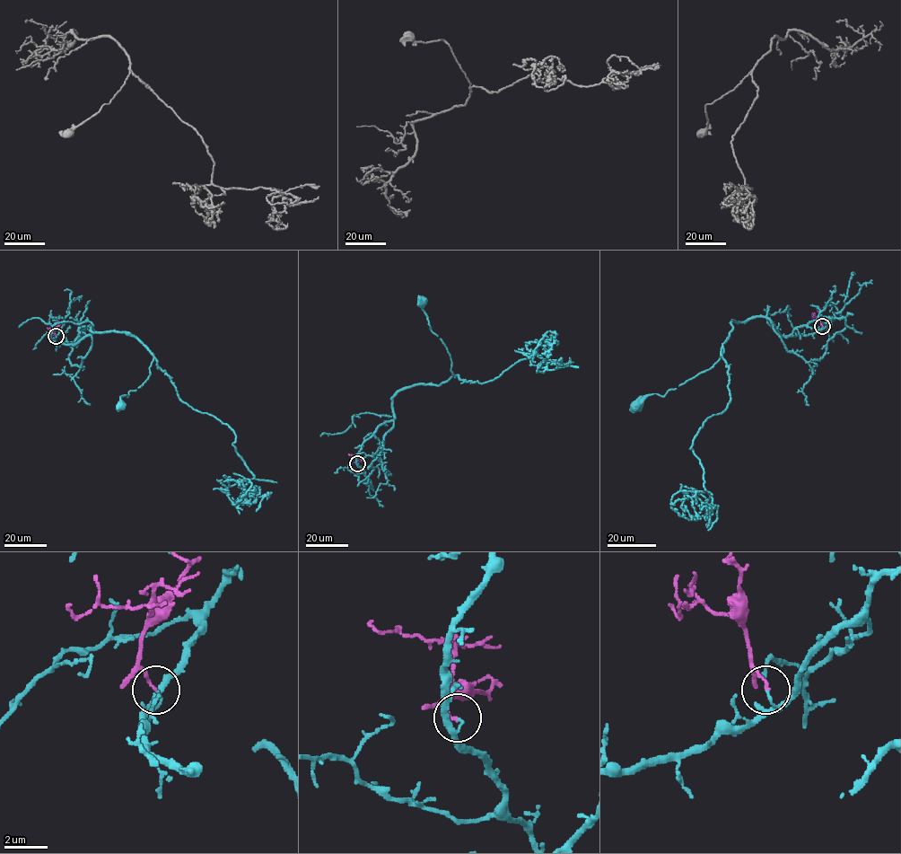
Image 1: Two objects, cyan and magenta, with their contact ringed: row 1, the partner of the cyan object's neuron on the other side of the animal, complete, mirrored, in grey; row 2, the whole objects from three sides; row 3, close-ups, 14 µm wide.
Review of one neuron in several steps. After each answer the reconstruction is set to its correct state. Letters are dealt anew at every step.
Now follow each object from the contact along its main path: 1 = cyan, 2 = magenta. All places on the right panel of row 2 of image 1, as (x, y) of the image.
1: (822, 326), (807, 335), (782, 335), (763, 317), (732, 321), (716, 363), (663, 396), (649, 394), (636, 404)
2: (822, 326), (820, 321), (811, 317)

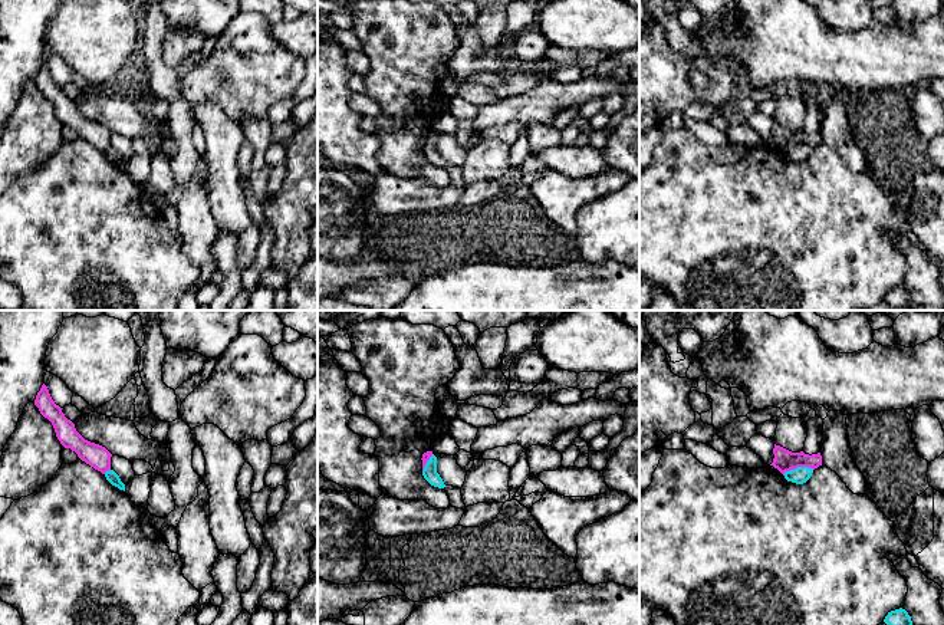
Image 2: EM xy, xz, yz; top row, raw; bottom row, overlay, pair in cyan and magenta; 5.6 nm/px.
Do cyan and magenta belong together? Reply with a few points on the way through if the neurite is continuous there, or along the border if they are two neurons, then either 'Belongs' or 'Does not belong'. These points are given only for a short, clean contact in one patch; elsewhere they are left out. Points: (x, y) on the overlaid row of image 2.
Boundary: yz (813, 469), (795, 467), (783, 474). Does not belong

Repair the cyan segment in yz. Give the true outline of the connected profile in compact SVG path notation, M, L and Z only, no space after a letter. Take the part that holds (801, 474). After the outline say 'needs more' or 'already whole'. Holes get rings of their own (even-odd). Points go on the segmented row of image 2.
M797 467L795 470L786 471L783 476L787 481L803 484L810 478L812 473L813 473L813 468Z; already whole

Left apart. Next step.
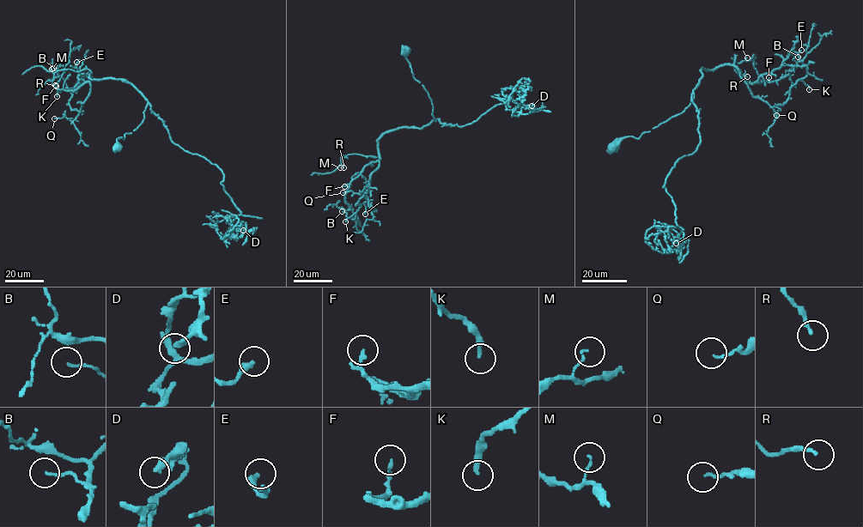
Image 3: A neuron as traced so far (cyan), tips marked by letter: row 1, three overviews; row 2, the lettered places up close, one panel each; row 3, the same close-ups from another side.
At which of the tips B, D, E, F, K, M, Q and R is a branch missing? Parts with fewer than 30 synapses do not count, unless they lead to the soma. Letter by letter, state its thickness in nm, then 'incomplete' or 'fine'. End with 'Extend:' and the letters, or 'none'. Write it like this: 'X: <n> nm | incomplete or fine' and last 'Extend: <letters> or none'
B: 120 nm | fine
D: 280 nm | fine
E: 320 nm | fine
F: 110 nm | fine
K: 260 nm | fine
M: 100 nm | fine
Q: 110 nm | fine
R: 170 nm | fine
Extend: none

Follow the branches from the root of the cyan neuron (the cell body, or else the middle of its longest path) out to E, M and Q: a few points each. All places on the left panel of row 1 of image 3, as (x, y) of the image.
E: (118, 146), (144, 119), (148, 100), (130, 83), (90, 75), (73, 90), (76, 62)
M: (118, 146), (117, 140), (144, 119), (147, 99), (120, 79), (92, 79), (88, 69), (53, 73), (51, 69)
Q: (118, 146), (142, 122), (148, 104), (130, 83), (89, 75), (90, 92), (76, 117), (54, 118)

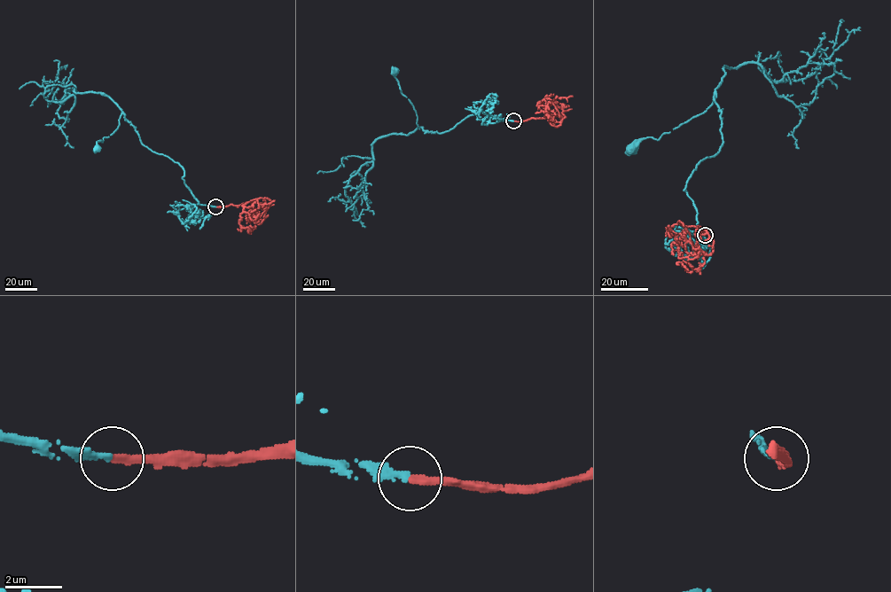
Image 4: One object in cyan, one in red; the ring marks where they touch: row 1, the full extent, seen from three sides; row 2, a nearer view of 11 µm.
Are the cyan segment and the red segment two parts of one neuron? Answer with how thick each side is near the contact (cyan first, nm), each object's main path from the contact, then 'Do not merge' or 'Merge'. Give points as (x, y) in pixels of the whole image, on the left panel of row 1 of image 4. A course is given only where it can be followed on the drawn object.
Thickness 240 nm (cyan) against 240 nm. Course of cyan: (215, 206), (200, 205), (182, 178), (183, 168), (144, 145), (121, 110), (118, 127), (97, 143), (97, 147). Course of red: (215, 206), (240, 206), (250, 201), (259, 218), (264, 218), (261, 223), (254, 222), (260, 214). Merge

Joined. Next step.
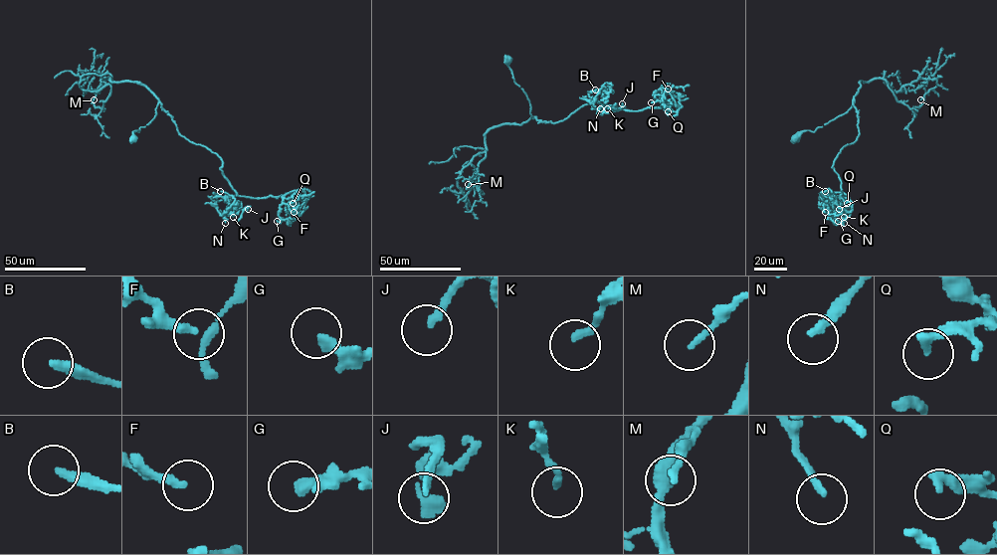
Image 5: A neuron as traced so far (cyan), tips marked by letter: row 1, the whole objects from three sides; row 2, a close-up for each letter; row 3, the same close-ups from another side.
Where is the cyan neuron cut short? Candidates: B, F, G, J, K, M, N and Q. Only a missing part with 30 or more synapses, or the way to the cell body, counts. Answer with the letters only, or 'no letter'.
B, J, N

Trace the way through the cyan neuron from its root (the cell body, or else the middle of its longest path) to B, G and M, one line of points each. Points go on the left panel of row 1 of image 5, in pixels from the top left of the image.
B: (133, 138), (156, 115), (158, 98), (181, 135), (220, 158), (220, 169), (236, 194), (220, 191)
G: (133, 138), (158, 98), (181, 135), (220, 158), (238, 195), (292, 192), (277, 221)
M: (133, 138), (156, 115), (156, 96), (135, 82), (110, 79), (102, 108), (94, 99)

